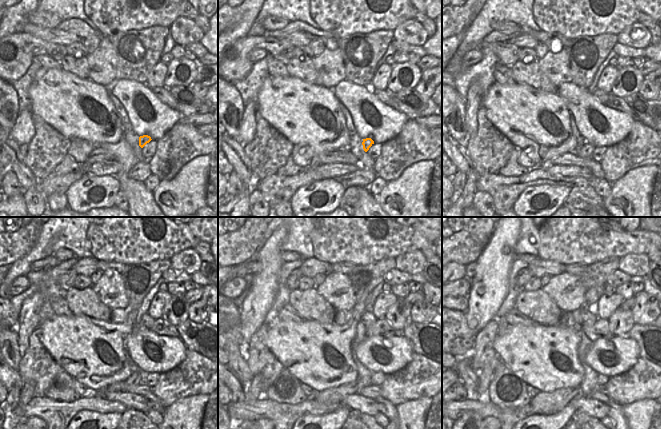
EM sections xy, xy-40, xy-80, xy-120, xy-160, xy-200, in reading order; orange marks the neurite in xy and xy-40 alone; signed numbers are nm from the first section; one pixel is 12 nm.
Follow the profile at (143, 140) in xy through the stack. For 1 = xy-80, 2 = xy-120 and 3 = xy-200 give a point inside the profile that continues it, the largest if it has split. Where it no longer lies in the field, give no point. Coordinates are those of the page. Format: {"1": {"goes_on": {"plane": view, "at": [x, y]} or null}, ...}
{"1": {"goes_on": {"plane": "xy-80", "at": [585, 151]}}, "2": {"goes_on": {"plane": "xy-120", "at": [139, 378]}}, "3": {"goes_on": {"plane": "xy-200", "at": [544, 403]}}}

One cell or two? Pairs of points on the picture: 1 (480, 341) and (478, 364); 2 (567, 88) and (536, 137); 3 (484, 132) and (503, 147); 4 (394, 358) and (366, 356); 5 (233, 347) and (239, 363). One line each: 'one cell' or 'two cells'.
1: one cell
2: two cells
3: one cell
4: one cell
5: one cell

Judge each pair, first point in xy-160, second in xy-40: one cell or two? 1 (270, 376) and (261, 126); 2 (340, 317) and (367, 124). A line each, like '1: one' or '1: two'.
1: one
2: one

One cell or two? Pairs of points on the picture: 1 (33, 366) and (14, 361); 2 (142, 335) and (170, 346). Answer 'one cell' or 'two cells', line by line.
1: two cells
2: one cell

